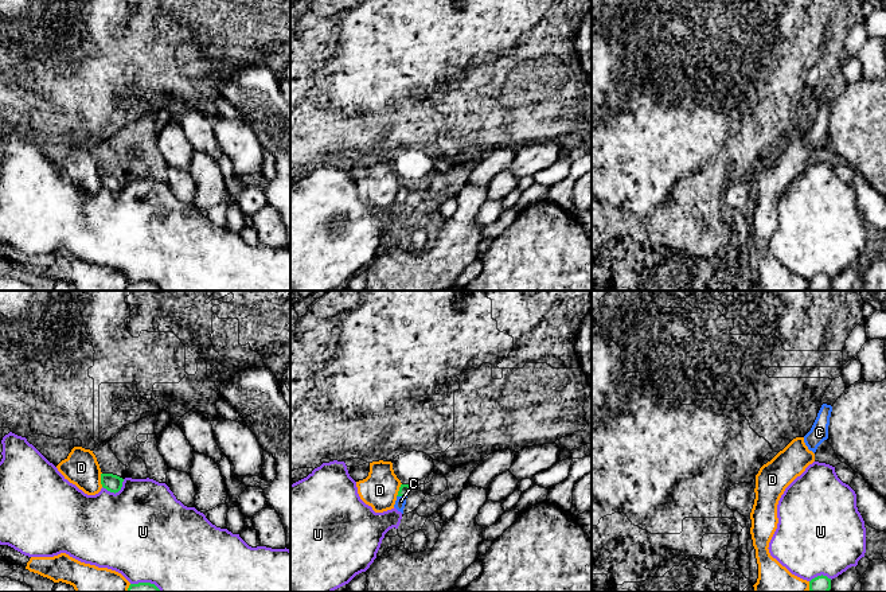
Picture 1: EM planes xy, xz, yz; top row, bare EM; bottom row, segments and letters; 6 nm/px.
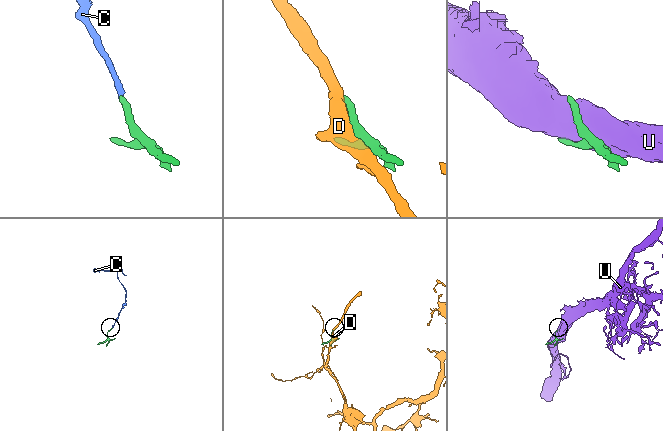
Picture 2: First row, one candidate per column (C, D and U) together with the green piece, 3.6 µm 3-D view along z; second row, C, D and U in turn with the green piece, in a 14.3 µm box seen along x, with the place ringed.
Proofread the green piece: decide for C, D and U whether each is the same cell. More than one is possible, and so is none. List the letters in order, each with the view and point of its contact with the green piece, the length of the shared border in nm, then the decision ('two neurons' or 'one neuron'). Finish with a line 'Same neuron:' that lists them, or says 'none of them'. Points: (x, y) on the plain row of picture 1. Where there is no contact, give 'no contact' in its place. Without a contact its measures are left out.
C: xz (402, 194) | 60 nm | one neuron
D: xy (101, 178) | 90 nm | two neurons
U: xy (116, 190) | 140 nm | two neurons
Same neuron: C

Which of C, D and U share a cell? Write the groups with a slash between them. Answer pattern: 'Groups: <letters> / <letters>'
Groups: C / D / U

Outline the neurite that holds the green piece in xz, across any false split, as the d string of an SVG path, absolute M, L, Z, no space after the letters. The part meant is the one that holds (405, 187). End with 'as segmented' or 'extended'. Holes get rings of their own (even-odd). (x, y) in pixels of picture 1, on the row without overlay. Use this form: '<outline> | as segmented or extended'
M401 183L401 186L399 186L394 206L398 210L401 210L402 213L403 213L403 207L406 203L406 196L407 196L411 187L413 187L413 184L409 184L409 183Z | extended

